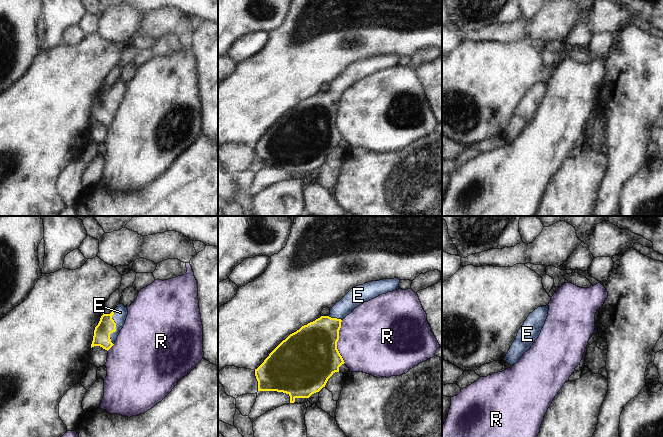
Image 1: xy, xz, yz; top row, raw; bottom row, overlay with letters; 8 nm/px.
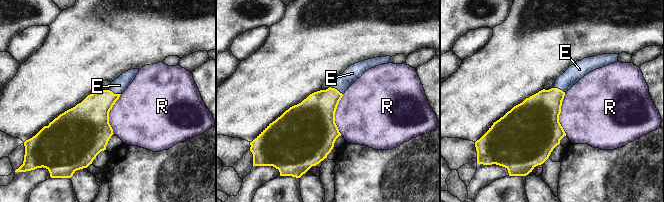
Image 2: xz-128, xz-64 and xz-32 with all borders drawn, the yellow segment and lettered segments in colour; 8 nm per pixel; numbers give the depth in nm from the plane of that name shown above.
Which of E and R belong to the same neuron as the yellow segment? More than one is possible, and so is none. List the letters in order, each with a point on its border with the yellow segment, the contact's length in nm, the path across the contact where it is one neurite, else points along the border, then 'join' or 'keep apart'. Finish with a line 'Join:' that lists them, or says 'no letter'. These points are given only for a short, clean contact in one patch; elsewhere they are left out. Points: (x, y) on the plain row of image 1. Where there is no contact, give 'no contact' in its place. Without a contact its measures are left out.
E: xy (115, 104) | 280 nm | across xy (106, 102), (108, 104), (115, 104), (115, 96), (120, 88) | join
R: xz (337, 117) | 340 nm | keep apart
Join: E

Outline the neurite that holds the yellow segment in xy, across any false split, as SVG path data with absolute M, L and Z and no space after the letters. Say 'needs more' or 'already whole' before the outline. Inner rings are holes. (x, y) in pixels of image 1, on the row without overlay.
needs more; M121 79L110 90L103 89L98 101L95 103L91 124L100 122L108 127L117 116L127 91L128 85Z

